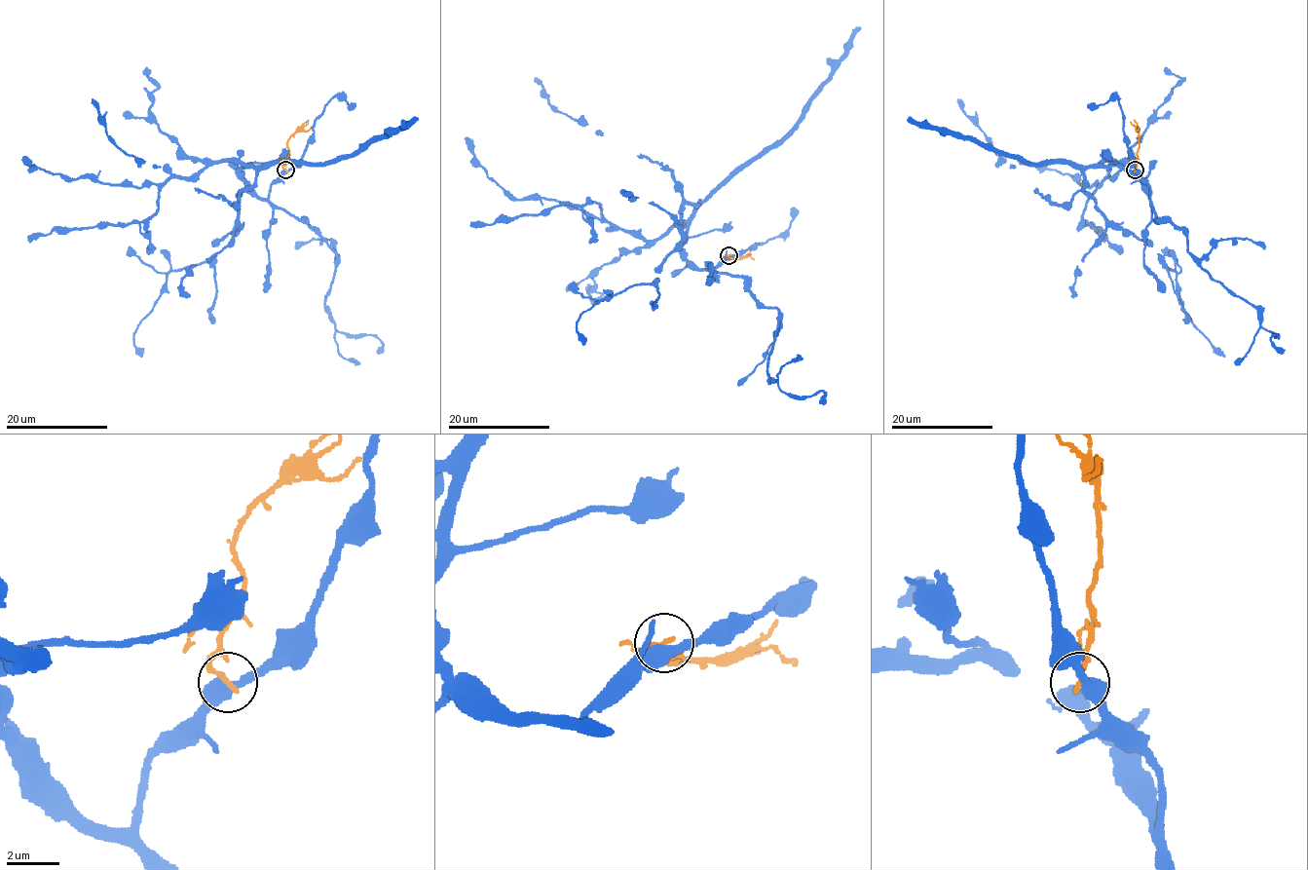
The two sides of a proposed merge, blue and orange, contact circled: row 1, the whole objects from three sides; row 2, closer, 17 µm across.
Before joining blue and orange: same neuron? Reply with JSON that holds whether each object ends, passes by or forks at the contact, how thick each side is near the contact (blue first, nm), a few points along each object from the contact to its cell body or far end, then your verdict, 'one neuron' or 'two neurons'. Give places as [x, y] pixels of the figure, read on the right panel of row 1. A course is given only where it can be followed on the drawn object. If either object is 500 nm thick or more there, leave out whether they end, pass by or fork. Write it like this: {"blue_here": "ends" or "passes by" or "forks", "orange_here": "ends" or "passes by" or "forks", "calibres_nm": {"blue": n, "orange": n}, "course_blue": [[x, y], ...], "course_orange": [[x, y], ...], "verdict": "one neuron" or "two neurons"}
{"blue_here": "passes by", "orange_here": "ends", "calibres_nm": {"blue": 480, "orange": 220}, "course_blue": [[1136, 170], [1150, 199], [1117, 167], [1088, 167], [1084, 192], [1176, 274], [1183, 311], [1224, 357]], "course_orange": [[1136, 170], [1138, 130], [1130, 122]], "verdict": "two neurons"}

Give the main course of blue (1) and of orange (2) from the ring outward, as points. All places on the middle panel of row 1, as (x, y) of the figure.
1: (728, 255), (712, 271), (686, 258), (698, 205), (685, 205), (681, 243), (657, 279), (579, 317), (585, 344)
2: (728, 255), (730, 259), (744, 258), (749, 250)

